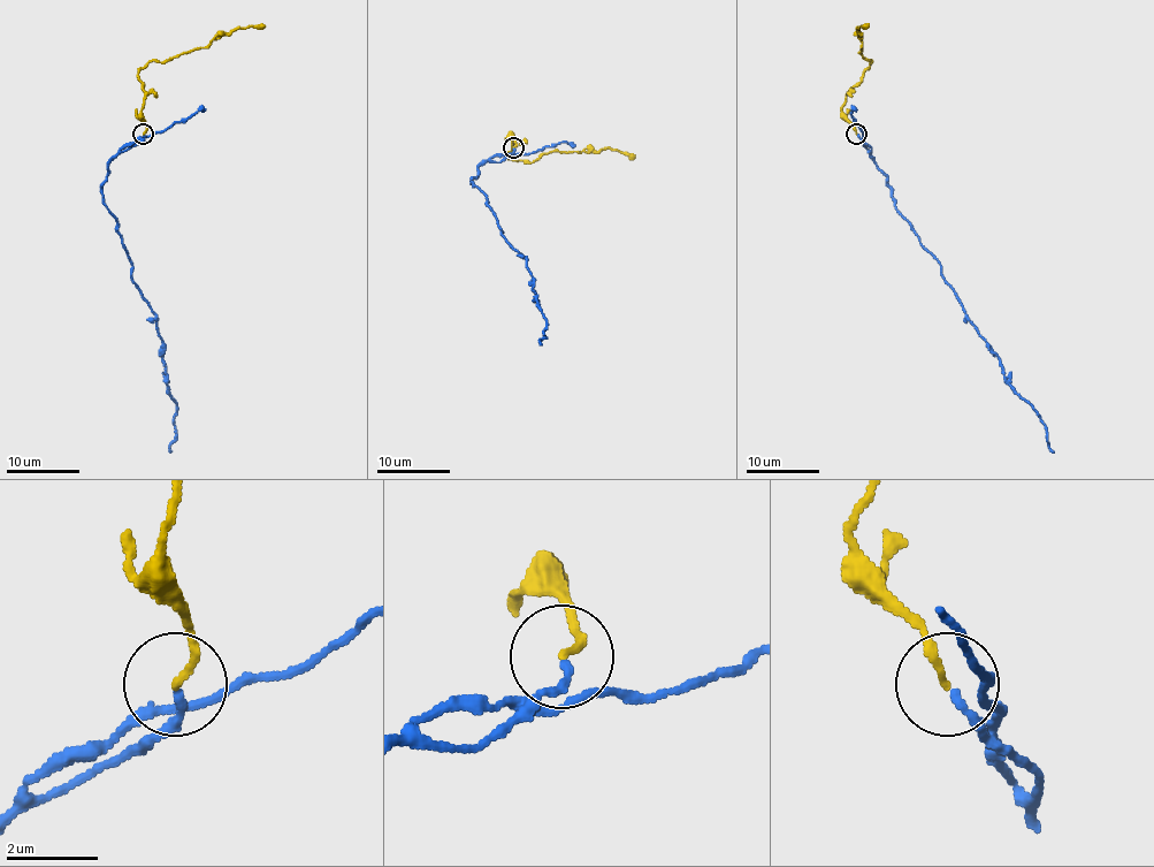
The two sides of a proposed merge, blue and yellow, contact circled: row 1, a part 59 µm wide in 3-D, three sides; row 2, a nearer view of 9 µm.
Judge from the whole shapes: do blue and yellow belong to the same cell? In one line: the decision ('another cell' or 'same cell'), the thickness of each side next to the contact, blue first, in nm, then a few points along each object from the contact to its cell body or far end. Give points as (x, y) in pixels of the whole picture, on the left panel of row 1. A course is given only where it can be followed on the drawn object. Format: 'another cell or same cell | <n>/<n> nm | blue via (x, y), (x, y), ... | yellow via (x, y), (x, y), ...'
same cell | 110/150 nm | blue via (144, 134), (109, 162), (101, 196), (162, 340), (176, 408), (172, 451) | yellow via (144, 134), (144, 90), (138, 74), (142, 68), (151, 61), (163, 62), (204, 48), (238, 28), (264, 25)

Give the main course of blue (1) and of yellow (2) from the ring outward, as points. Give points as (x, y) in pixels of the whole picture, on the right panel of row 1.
1: (857, 134), (886, 177), (894, 205), (939, 264), (941, 276), (998, 357), (1003, 379), (1045, 426), (1054, 451)
2: (857, 134), (842, 112), (842, 105), (872, 62), (861, 55), (857, 28), (868, 25)

